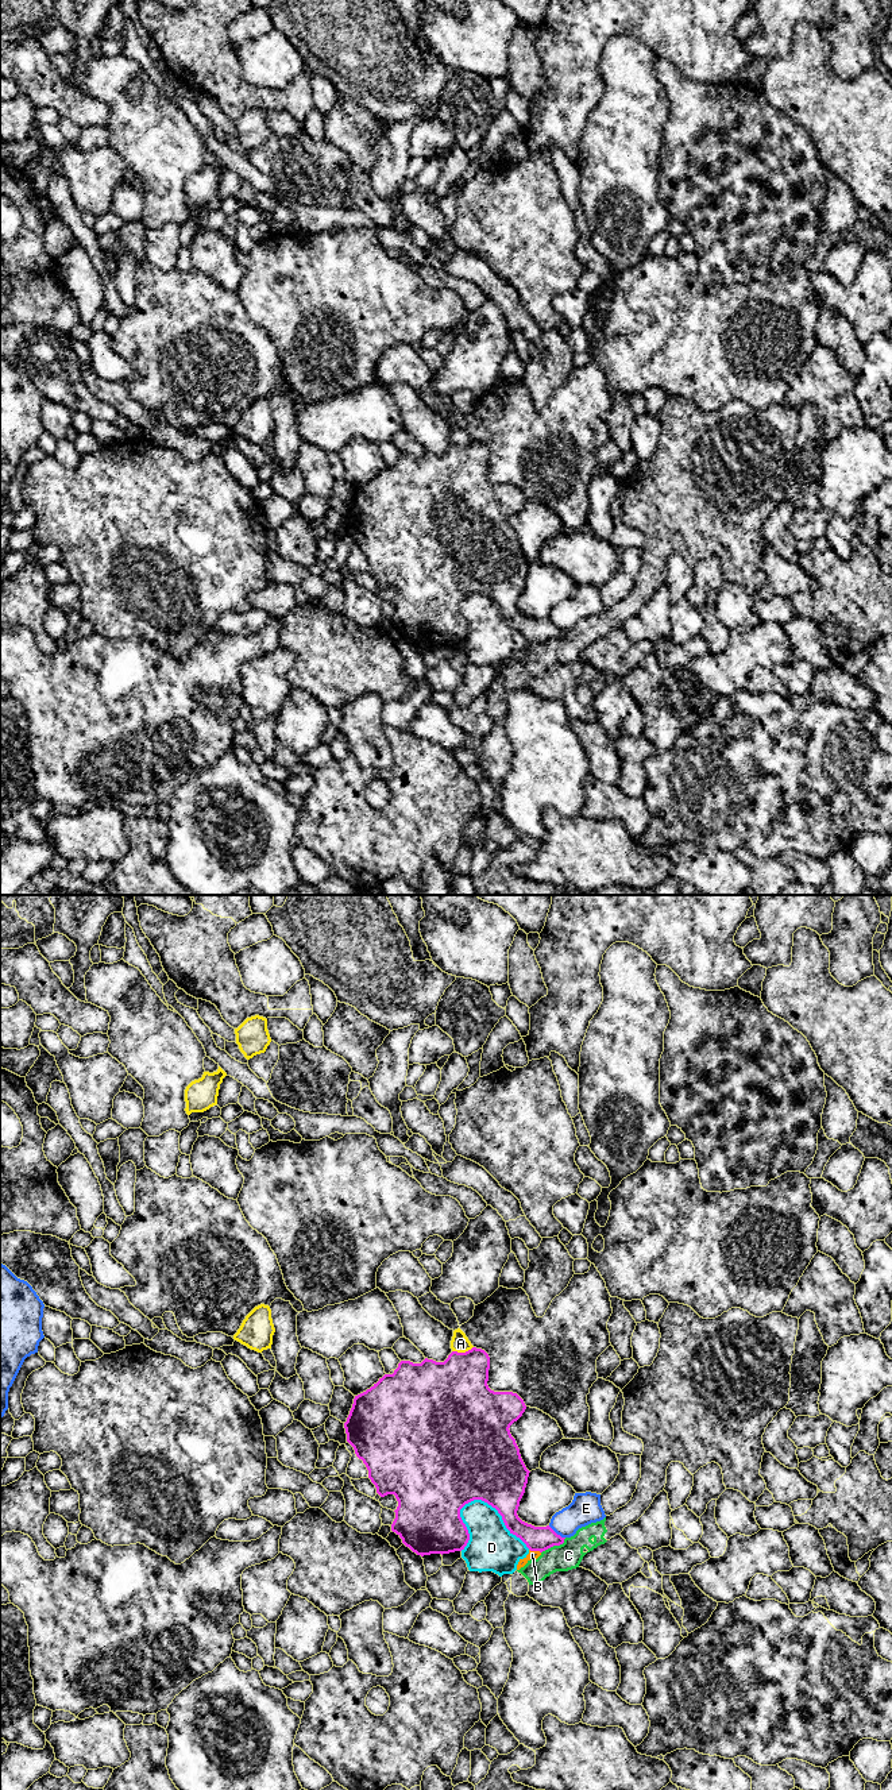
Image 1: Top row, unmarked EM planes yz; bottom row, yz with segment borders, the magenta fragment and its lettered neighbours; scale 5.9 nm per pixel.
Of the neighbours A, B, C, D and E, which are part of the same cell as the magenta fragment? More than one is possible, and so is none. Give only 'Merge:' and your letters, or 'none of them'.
Merge: none of them

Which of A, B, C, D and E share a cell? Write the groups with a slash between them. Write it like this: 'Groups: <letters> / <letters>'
Groups: A / B C / D / E

